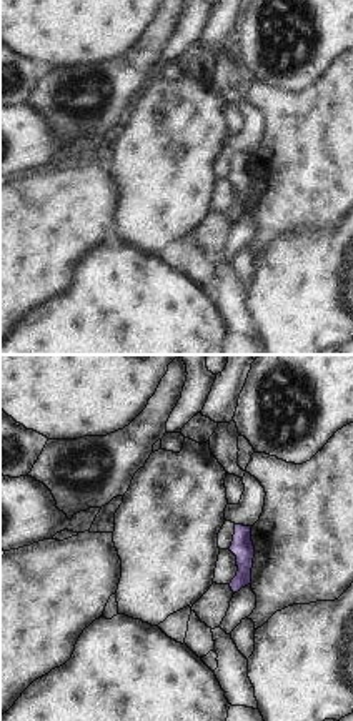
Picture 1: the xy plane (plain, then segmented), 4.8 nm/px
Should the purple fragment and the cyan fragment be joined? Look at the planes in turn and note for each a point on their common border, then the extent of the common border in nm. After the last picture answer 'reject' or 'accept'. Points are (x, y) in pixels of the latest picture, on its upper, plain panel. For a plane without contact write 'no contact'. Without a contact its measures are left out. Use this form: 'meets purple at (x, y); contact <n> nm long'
no contact

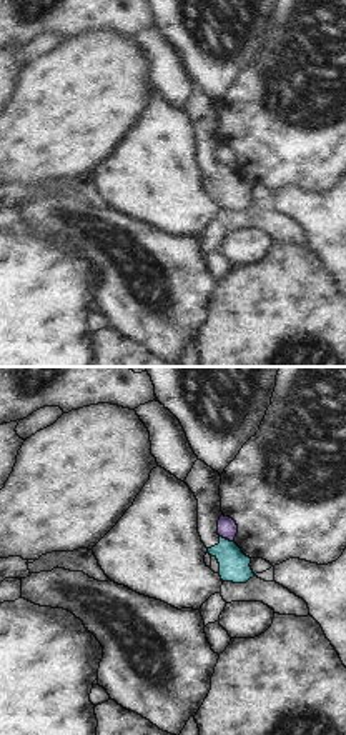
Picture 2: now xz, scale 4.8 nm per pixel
meets purple at (227, 165); contact 80 nm long

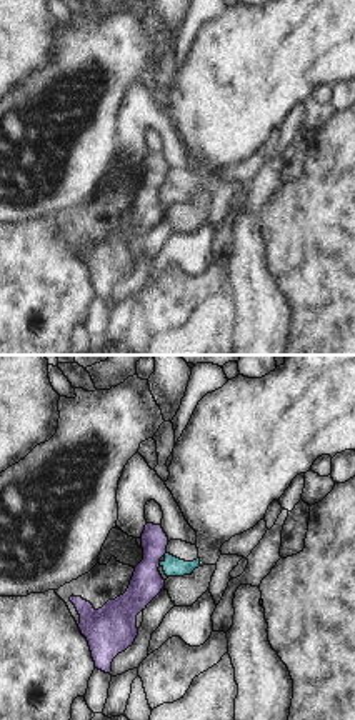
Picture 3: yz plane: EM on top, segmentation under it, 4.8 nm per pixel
meets purple at (159, 190); contact 30 nm long

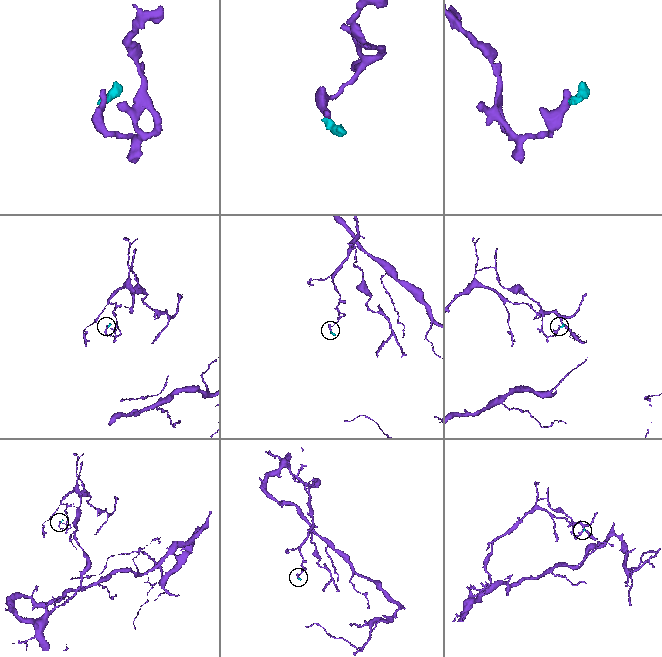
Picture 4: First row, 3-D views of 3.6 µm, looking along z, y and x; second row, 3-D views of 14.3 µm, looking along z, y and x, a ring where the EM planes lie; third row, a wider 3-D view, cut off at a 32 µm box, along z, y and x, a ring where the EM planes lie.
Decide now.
reject

